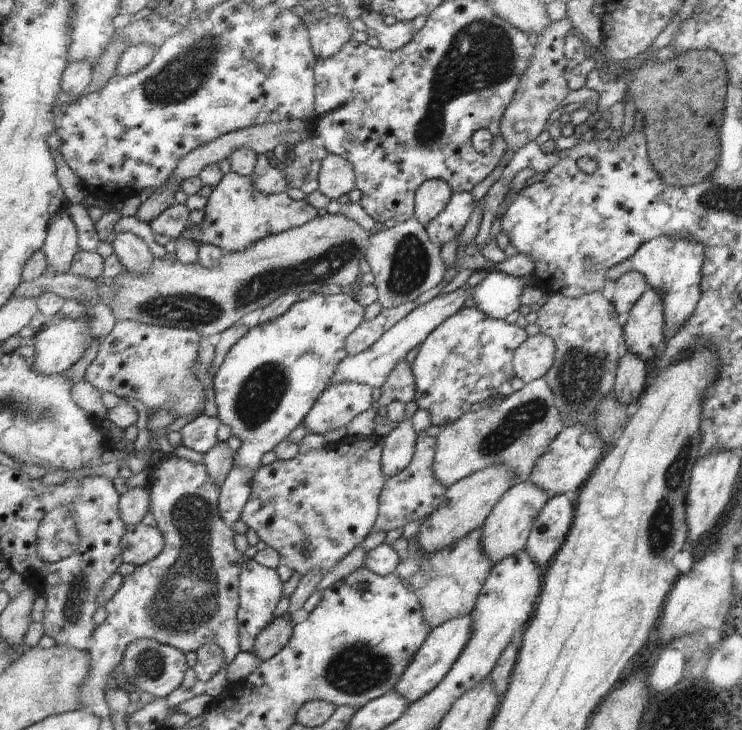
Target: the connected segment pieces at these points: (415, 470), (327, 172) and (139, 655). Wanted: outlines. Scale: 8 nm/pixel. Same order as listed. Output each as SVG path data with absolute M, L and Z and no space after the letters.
M435 431L419 434L416 445L416 454L411 465L398 476L387 480L386 488L380 497L380 512L378 524L375 524L374 531L391 532L395 528L402 528L412 520L423 522L433 515L446 497L447 488L435 477L434 461L436 458L438 442L435 438Z
M330 153L322 163L319 183L320 192L331 200L339 201L343 194L356 188L357 174L345 157Z
M154 639L135 640L126 649L120 666L126 679L131 680L138 689L137 694L146 692L161 700L165 700L180 688L183 678L185 678L185 672L189 668L187 660L185 660L185 653Z

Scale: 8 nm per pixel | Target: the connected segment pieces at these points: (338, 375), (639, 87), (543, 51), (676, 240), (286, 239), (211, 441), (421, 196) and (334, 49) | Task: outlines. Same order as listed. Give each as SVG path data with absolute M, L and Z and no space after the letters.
M464 286L456 291L441 297L435 297L433 300L419 306L415 311L412 311L409 316L395 324L388 332L385 332L381 339L369 349L361 352L356 356L347 356L335 372L334 378L330 386L339 385L342 383L362 383L370 385L374 388L382 388L391 372L395 369L397 362L405 359L405 356L415 348L425 343L425 340L439 327L443 322L446 322L451 316L454 316L461 306L465 304L467 298L472 298L474 289L465 289Z
M690 51L680 56L673 56L663 63L642 62L639 69L633 72L622 72L630 76L629 96L623 99L623 103L633 100L635 108L643 112L643 128L646 139L648 160L655 173L668 186L687 187L706 180L717 165L718 131L722 120L722 111L726 96L726 69L722 59L715 52Z
M562 19L552 21L541 33L537 34L538 41L534 46L534 56L530 59L530 66L522 75L517 86L514 100L507 106L502 119L502 136L506 140L508 150L513 153L519 147L529 144L542 136L541 132L551 124L556 115L556 109L570 92L563 75L566 74L566 64L563 44L564 37L572 30L570 21Z
M662 235L641 244L630 258L605 272L606 280L615 281L619 276L630 271L642 275L650 289L654 289L662 301L665 334L685 323L699 301L700 271L703 260L703 246L691 237L682 239L676 235Z
M326 214L301 227L284 231L248 247L246 251L227 252L224 258L213 267L207 267L201 262L185 265L179 260L169 258L155 259L152 268L146 273L124 270L112 280L114 299L112 300L112 315L114 323L134 321L140 324L192 329L201 335L215 339L221 332L236 326L247 314L255 310L265 309L288 292L300 293L307 291L311 295L321 292L323 286L330 284L342 288L356 287L361 276L359 260L366 259L370 248L370 232L361 228L357 222L349 220L343 214Z
M200 415L179 430L182 445L206 456L219 443L217 432L221 424L217 416Z
M440 179L427 180L417 192L415 217L422 226L427 227L446 210L454 194L447 182Z
M327 15L320 24L309 27L315 53L319 59L334 56L345 44L351 42L352 26L338 15Z

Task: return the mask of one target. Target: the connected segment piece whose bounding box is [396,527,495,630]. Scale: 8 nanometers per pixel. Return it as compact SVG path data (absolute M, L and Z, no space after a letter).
M483 527L476 529L451 547L442 549L431 555L424 555L420 551L417 536L408 540L408 555L399 564L396 574L402 580L406 580L410 583L412 588L417 592L418 598L421 600L424 609L425 621L427 622L427 625L432 627L432 630L437 629L439 626L442 626L444 623L447 623L456 617L473 613L474 609L477 607L479 596L482 595L484 585L495 566L484 552L482 546L483 534Z

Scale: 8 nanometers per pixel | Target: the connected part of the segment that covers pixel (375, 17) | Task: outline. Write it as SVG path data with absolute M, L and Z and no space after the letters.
M367 10L361 18L368 28L375 31L379 48L387 53L396 52L414 40L415 35L413 35L413 24L411 23L397 22L392 26L387 26L383 22L382 15Z

